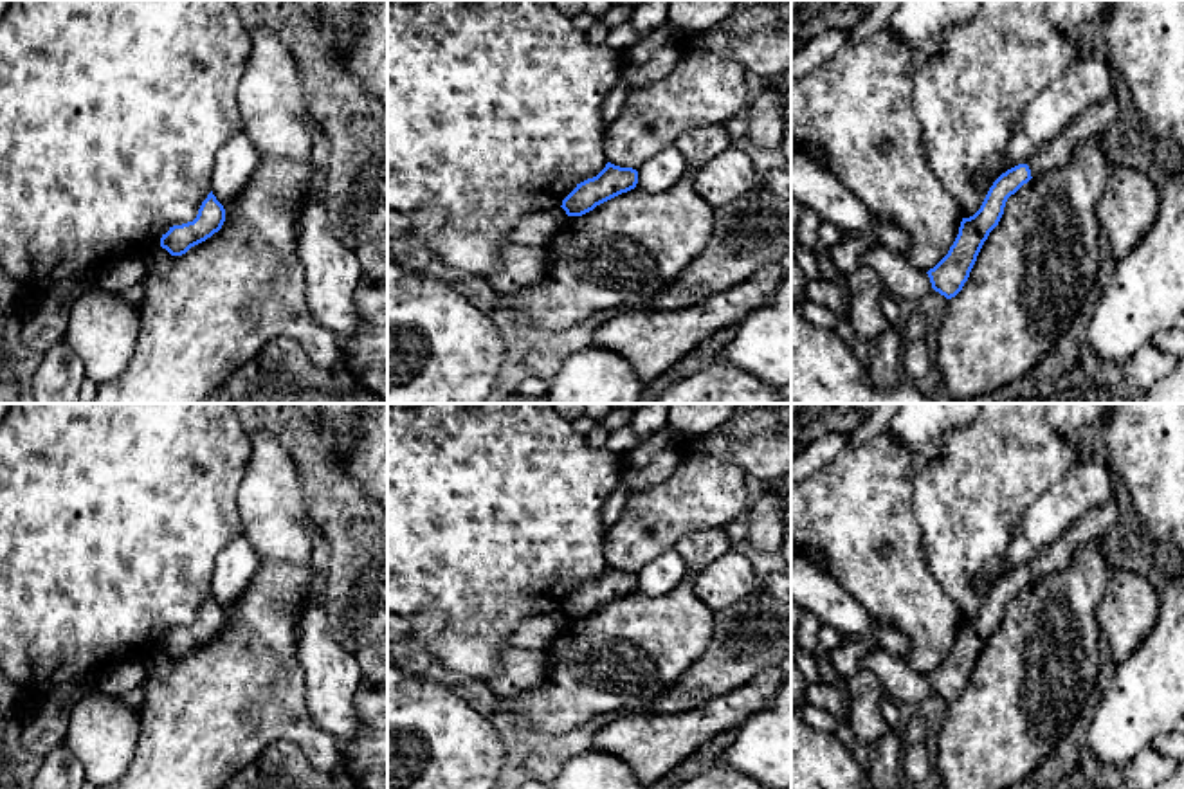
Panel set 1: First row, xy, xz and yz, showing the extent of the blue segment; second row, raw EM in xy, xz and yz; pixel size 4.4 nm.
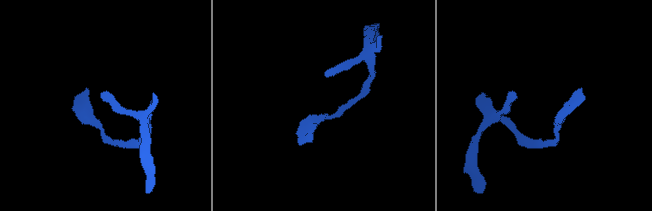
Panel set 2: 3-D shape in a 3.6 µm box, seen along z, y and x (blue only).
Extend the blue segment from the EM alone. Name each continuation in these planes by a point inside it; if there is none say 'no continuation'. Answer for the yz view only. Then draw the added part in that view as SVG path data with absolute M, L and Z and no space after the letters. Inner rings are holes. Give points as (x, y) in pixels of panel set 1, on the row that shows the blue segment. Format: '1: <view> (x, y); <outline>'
1: yz (1096, 119); M1116 95L1092 104L1087 112L1065 126L1065 130L1047 148L1029 159L1027 166L1031 169L1031 177L1038 177L1054 168L1065 166L1070 160L1076 146L1087 139L1097 141L1097 137L1110 126L1116 117Z

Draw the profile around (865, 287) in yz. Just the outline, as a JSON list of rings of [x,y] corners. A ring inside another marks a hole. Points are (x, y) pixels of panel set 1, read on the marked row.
[[[872,268],[847,274],[847,285],[851,294],[847,319],[860,339],[872,342],[892,326],[879,304],[885,285]]]

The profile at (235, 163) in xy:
[[[243,132],[234,133],[214,155],[211,191],[225,214],[247,189],[261,157]]]

